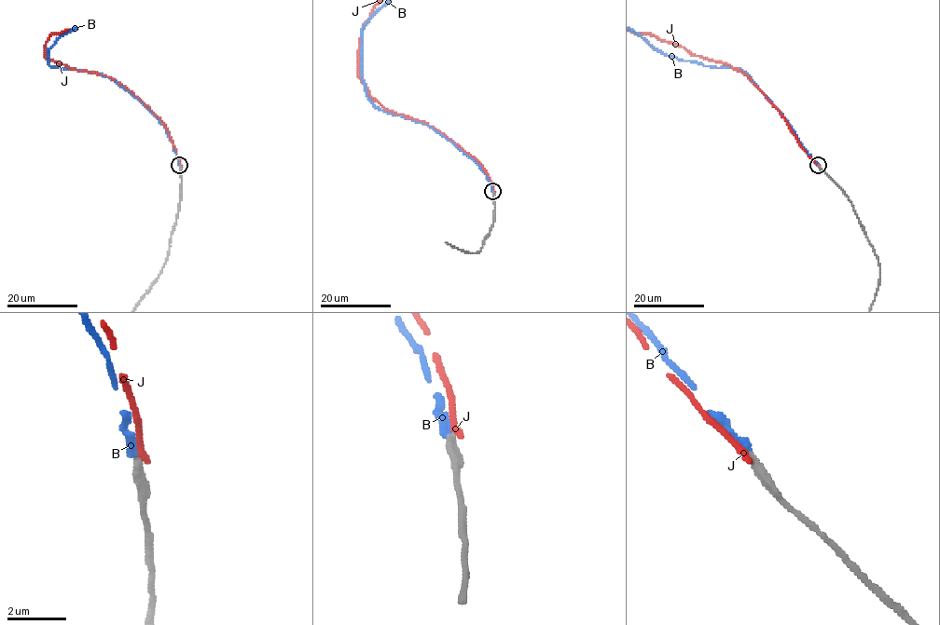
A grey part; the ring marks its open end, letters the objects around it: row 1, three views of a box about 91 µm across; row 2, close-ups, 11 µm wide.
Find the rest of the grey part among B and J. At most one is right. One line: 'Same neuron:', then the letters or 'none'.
Same neuron: B

